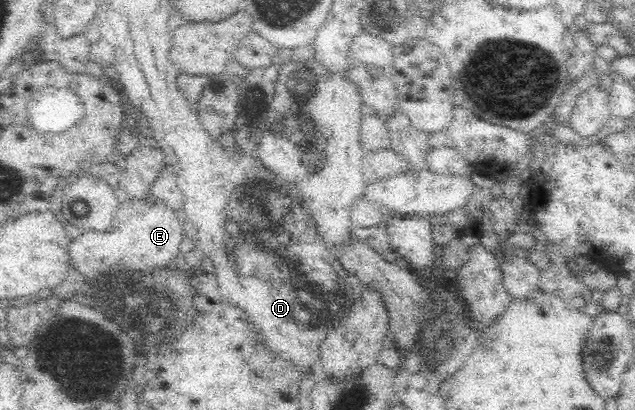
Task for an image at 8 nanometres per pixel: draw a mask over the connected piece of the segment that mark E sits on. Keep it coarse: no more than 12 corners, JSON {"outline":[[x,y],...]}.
{"outline":[[146,199],[120,203],[108,233],[68,245],[94,279],[162,267],[191,230]]}

